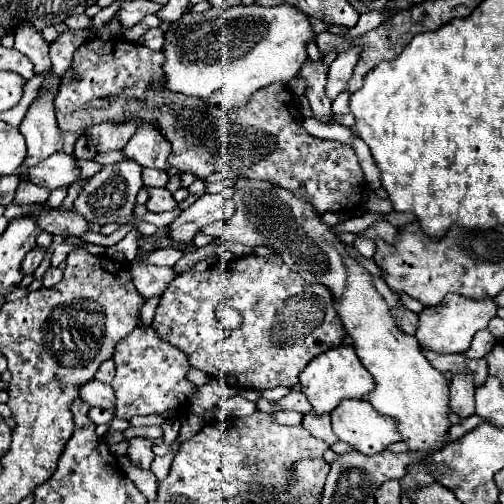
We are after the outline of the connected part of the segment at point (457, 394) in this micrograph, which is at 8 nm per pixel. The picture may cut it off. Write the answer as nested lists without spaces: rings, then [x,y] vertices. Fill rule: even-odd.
[[[456,374],[450,384],[450,410],[460,418],[474,414],[474,382],[470,374]]]

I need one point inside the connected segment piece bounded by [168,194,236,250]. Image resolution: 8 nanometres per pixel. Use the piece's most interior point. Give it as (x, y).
(210, 208)

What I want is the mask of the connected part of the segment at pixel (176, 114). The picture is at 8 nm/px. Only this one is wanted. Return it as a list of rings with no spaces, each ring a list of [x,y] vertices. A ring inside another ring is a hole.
[[[100,38],[88,40],[76,50],[72,62],[80,80],[60,86],[54,100],[58,126],[70,132],[84,132],[108,120],[156,122],[172,144],[168,162],[180,172],[190,172],[198,178],[222,172],[234,180],[268,180],[306,198],[320,214],[348,212],[358,206],[366,190],[366,180],[354,148],[310,136],[302,126],[298,100],[284,84],[270,84],[258,90],[246,108],[226,114],[218,106],[204,104],[194,96],[170,92],[164,84],[164,72],[160,70],[162,62],[162,50],[148,50],[140,42],[126,42],[122,38],[108,42]],[[94,98],[110,98],[110,106],[100,112],[82,110],[82,106]]]

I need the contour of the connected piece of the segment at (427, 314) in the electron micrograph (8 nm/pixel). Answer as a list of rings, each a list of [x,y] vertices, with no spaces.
[[[448,294],[440,306],[434,308],[426,308],[420,314],[420,326],[416,330],[416,338],[420,342],[420,346],[434,350],[438,354],[450,354],[450,352],[464,352],[474,334],[478,330],[484,330],[488,326],[488,322],[496,316],[498,304],[494,300],[468,300],[466,296],[460,294]]]

